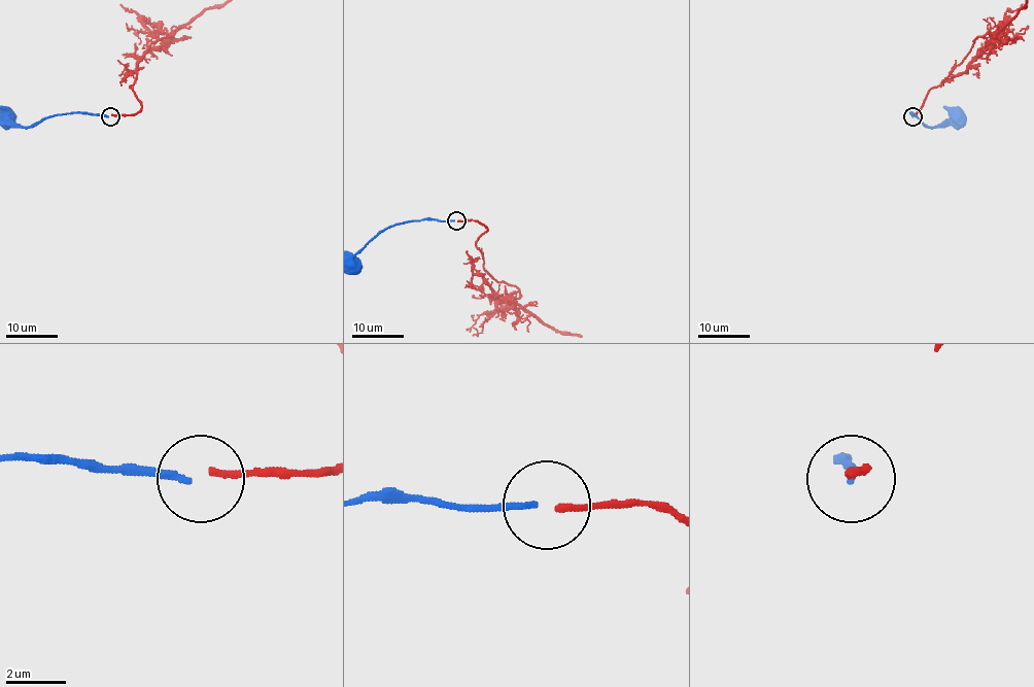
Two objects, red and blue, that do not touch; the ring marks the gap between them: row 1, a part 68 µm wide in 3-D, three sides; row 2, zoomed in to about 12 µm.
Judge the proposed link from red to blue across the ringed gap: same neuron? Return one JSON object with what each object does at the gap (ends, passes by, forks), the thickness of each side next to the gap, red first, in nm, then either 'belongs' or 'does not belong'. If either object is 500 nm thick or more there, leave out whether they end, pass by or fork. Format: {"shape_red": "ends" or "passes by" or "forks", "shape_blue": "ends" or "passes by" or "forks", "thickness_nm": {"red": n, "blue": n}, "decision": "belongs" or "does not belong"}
{"shape_red": "ends", "shape_blue": "ends", "thickness_nm": {"red": 240, "blue": 200}, "decision": "does not belong"}

